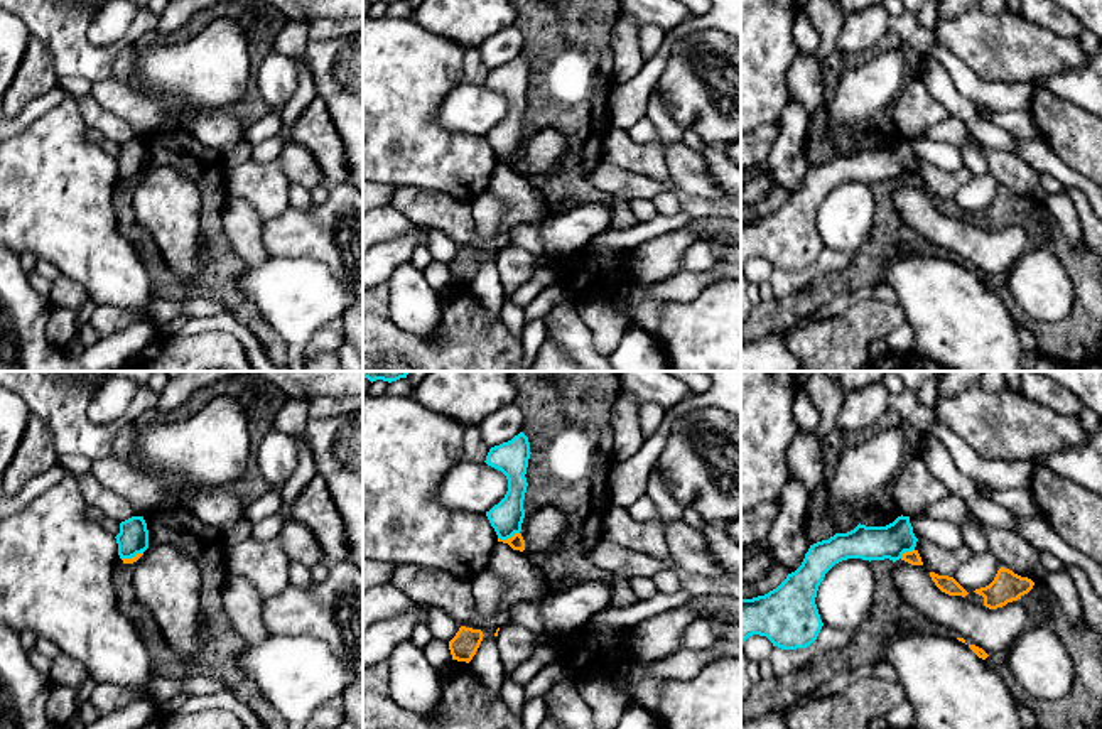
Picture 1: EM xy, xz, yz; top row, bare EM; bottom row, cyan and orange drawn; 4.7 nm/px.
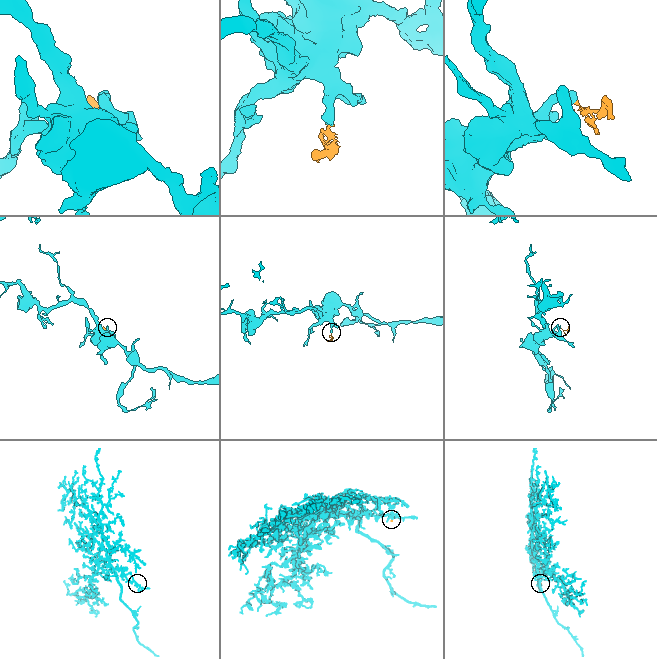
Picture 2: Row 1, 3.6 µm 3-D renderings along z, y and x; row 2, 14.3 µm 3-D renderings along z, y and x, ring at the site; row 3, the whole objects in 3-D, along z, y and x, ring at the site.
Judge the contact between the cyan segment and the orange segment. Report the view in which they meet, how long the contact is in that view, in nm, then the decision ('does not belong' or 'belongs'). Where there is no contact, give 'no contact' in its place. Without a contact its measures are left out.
contact in xz; length 110 nm; does not belong

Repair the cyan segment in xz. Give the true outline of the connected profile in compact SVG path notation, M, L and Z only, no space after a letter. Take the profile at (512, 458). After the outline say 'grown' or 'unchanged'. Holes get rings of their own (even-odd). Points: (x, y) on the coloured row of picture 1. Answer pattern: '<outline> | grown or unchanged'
M520 432L511 440L489 449L486 464L501 471L508 479L505 498L486 516L500 540L508 540L521 532L525 518L523 500L527 493L527 467L530 459L528 437Z | unchanged

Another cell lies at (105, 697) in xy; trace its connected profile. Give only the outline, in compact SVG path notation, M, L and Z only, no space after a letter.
M98 683L91 692L89 702L101 716L110 716L113 710L142 699L142 694L135 688Z

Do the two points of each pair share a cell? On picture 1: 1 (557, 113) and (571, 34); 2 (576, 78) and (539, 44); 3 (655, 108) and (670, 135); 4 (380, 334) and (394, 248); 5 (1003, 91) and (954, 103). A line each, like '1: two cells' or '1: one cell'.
1: one cell
2: one cell
3: one cell
4: two cells
5: two cells

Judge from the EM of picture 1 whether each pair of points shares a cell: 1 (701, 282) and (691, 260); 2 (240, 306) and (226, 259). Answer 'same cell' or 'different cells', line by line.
1: different cells
2: same cell

